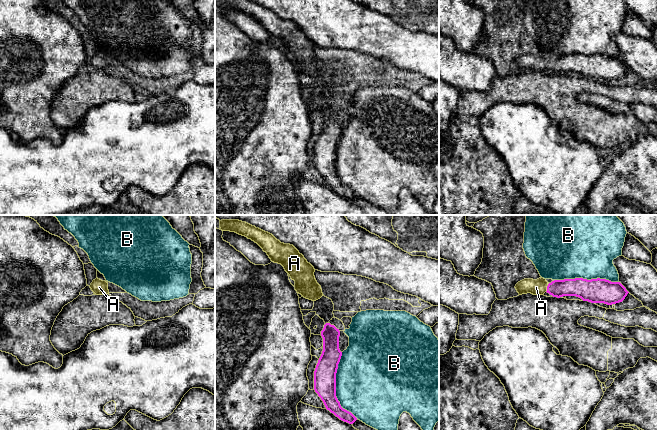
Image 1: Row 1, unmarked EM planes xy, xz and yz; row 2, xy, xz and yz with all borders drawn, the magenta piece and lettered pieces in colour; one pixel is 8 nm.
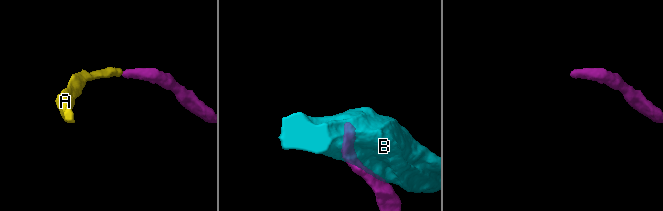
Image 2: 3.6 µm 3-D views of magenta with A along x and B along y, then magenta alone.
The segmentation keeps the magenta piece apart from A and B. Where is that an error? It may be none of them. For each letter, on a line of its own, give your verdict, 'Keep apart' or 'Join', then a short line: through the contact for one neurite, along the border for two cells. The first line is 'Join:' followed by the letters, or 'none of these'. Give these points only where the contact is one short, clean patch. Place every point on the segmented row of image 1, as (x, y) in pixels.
Join: A
A: Join. Line: yz (578, 287), (547, 288), (536, 287)
B: Keep apart

